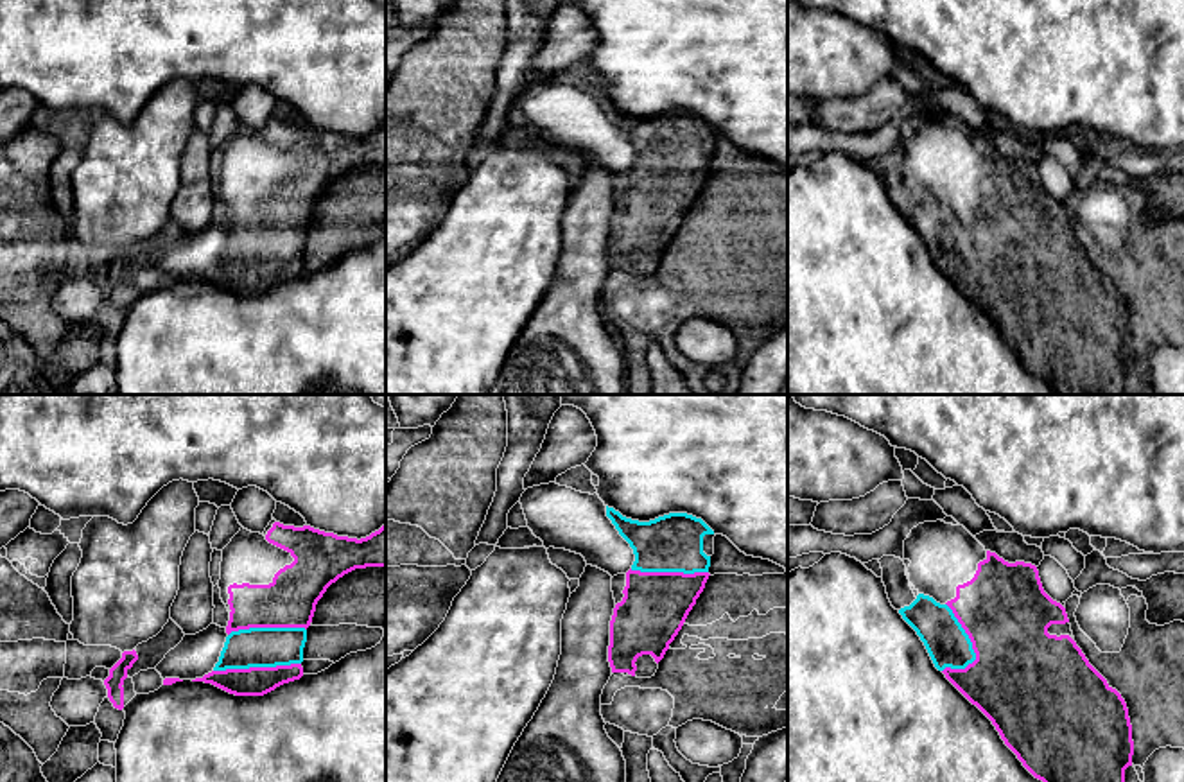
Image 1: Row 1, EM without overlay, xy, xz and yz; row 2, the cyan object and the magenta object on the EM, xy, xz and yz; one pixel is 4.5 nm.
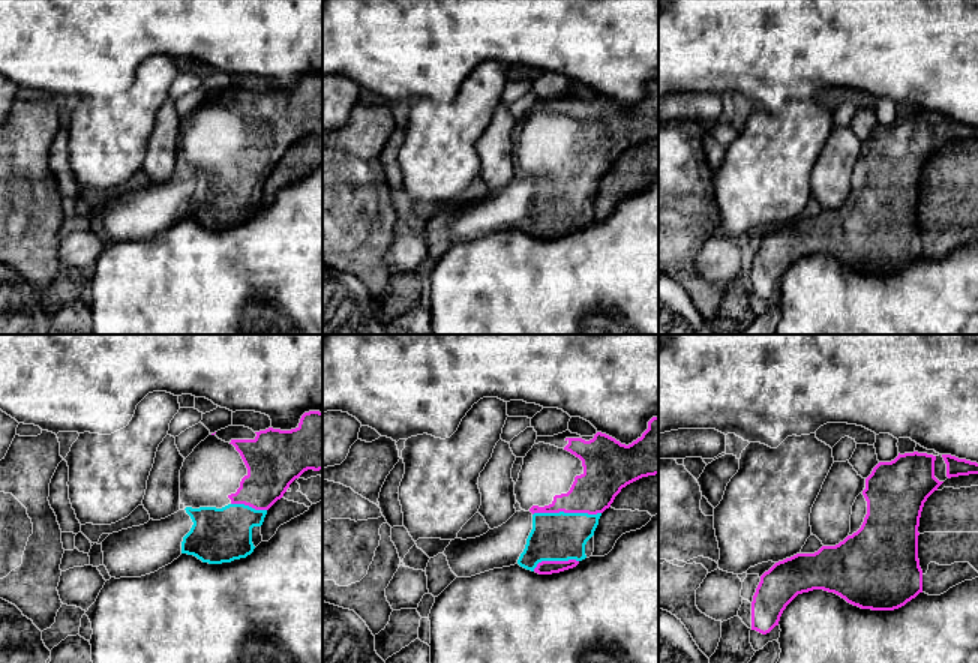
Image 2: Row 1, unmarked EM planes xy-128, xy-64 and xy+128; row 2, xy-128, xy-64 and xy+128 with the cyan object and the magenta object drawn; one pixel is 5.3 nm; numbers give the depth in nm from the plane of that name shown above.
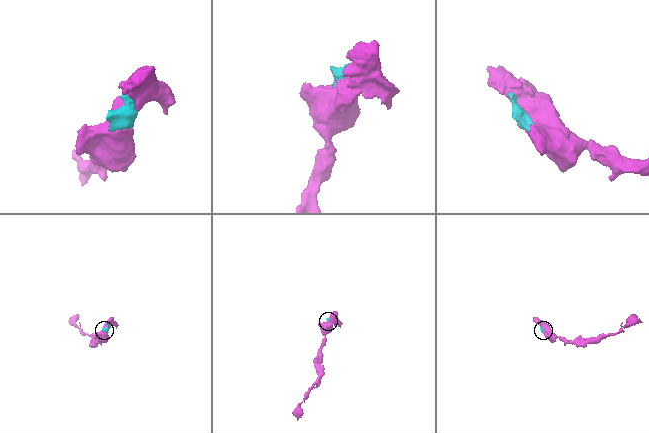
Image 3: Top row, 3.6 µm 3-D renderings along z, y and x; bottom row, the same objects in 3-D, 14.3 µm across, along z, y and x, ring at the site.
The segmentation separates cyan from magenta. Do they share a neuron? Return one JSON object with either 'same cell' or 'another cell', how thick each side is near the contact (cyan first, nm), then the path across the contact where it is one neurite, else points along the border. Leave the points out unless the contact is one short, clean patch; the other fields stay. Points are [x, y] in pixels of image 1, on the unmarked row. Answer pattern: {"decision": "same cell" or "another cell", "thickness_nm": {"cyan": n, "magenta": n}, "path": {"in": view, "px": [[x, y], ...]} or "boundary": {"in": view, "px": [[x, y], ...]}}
{"decision": "same cell", "thickness_nm": {"cyan": 190, "magenta": 400}}

